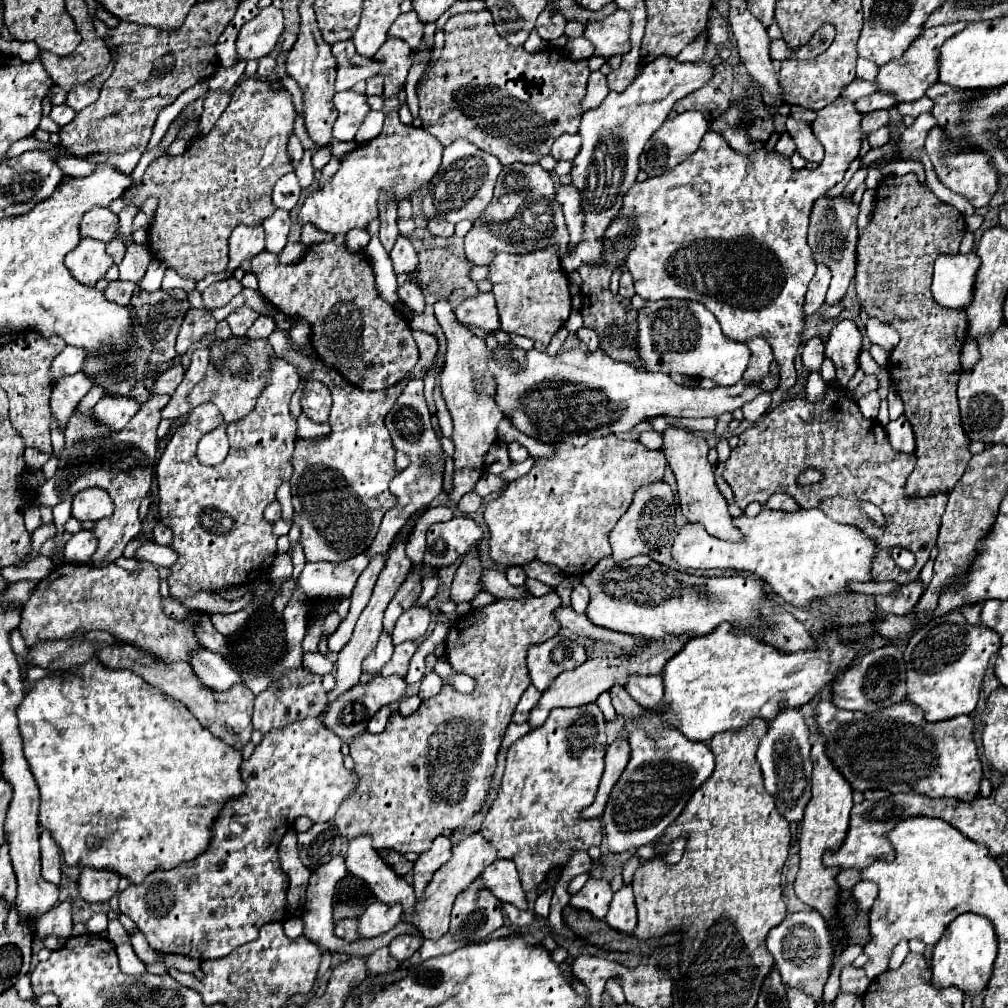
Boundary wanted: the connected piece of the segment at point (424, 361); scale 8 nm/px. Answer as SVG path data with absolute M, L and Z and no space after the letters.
M414 332L414 340L418 344L418 350L420 350L420 360L416 362L414 370L406 376L406 378L422 378L424 372L428 370L430 362L434 360L436 352L438 352L438 342L432 334L426 334L426 332Z

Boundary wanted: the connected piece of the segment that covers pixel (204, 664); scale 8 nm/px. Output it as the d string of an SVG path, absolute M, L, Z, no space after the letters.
M204 646L192 648L192 668L198 678L214 690L228 690L232 684L240 682L240 674L216 652L206 650Z

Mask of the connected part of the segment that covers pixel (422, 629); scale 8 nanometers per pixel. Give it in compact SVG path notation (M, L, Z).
M416 606L416 608L404 612L404 616L398 618L394 632L392 632L394 644L402 644L402 642L408 642L408 640L414 642L414 640L422 638L428 630L430 620L432 620L430 610L422 608L422 606Z

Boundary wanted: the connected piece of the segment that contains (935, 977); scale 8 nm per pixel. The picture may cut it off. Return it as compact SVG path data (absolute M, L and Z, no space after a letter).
M960 914L934 946L932 956L932 984L936 988L956 986L968 996L980 994L992 976L994 960L998 954L998 940L988 918L978 914Z

